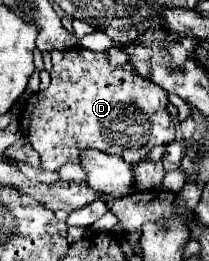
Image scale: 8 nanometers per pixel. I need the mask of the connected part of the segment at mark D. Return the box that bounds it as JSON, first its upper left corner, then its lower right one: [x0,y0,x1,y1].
[20,49,174,171]

